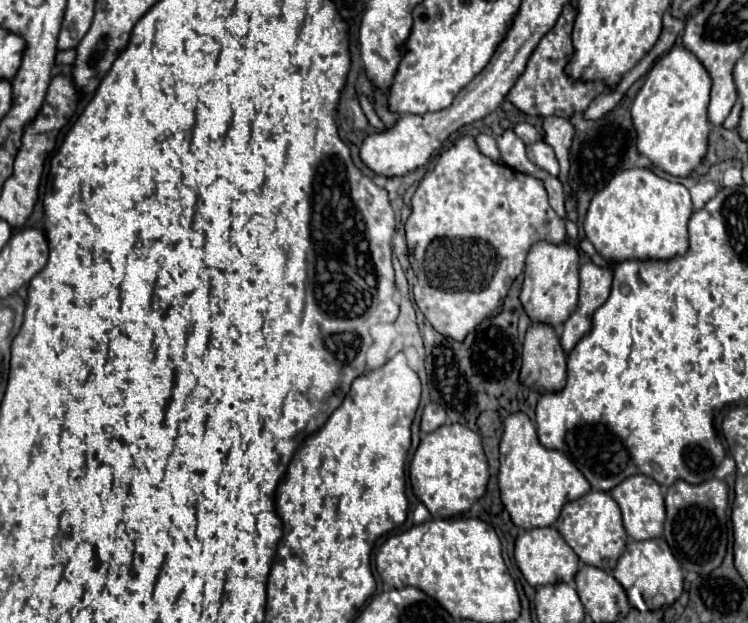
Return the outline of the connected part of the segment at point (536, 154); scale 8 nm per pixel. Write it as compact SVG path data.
M538 141L538 143L528 145L527 155L536 167L548 171L550 175L558 175L558 161L556 161L556 155L554 155L554 151L550 149L550 145L546 145L544 141Z

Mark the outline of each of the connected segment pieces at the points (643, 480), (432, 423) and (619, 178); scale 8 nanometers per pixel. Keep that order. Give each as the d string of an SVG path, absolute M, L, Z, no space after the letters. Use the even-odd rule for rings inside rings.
M632 475L616 485L610 495L620 505L626 533L636 541L662 535L664 497L662 487L648 475Z
M428 403L422 413L422 433L430 433L446 423L446 411L438 403Z
M646 167L616 173L588 207L584 231L604 259L672 259L688 249L688 219L692 215L690 191Z

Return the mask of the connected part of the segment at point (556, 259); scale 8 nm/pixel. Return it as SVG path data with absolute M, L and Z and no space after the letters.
M548 241L534 243L526 259L524 285L520 293L520 301L528 317L550 325L564 323L578 303L578 285L580 285L578 271L580 271L580 255L576 247L572 247L570 243L560 243L560 245Z

